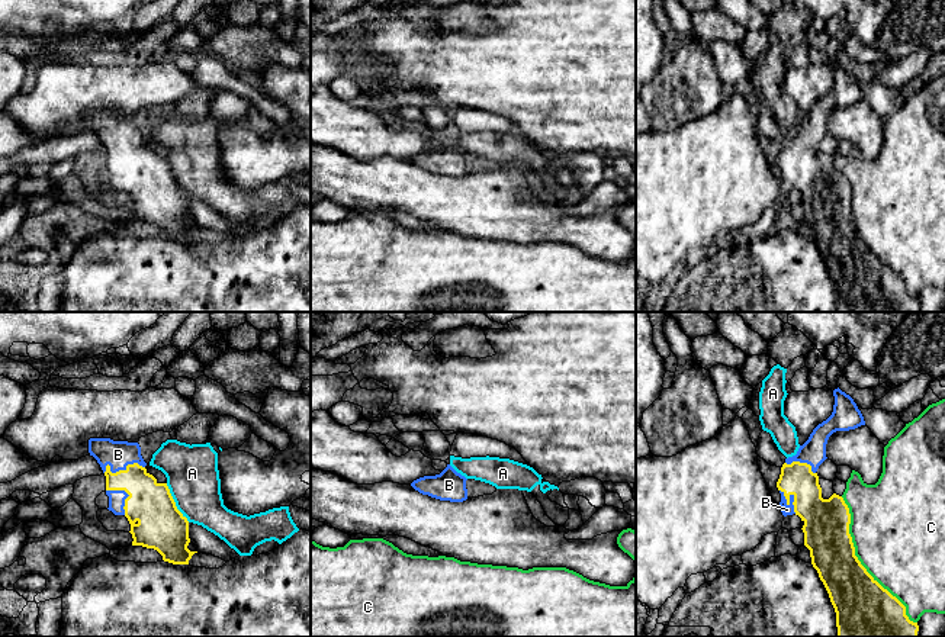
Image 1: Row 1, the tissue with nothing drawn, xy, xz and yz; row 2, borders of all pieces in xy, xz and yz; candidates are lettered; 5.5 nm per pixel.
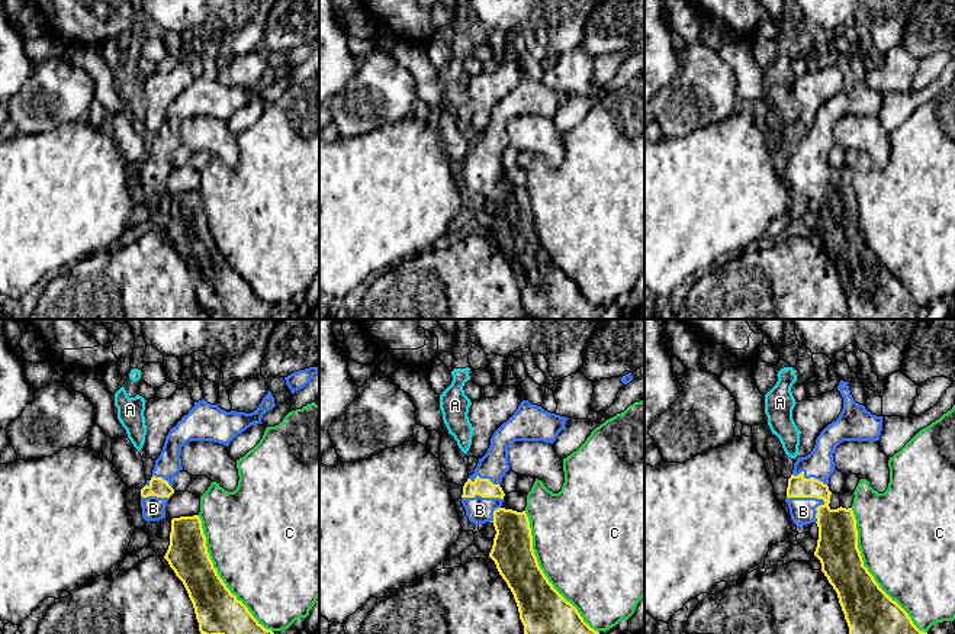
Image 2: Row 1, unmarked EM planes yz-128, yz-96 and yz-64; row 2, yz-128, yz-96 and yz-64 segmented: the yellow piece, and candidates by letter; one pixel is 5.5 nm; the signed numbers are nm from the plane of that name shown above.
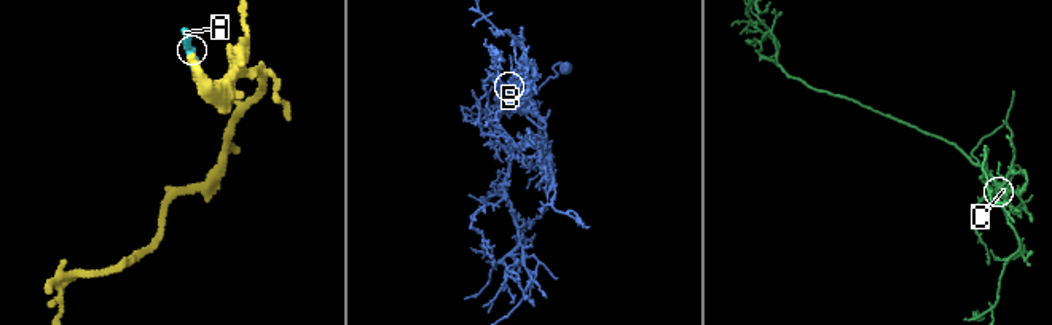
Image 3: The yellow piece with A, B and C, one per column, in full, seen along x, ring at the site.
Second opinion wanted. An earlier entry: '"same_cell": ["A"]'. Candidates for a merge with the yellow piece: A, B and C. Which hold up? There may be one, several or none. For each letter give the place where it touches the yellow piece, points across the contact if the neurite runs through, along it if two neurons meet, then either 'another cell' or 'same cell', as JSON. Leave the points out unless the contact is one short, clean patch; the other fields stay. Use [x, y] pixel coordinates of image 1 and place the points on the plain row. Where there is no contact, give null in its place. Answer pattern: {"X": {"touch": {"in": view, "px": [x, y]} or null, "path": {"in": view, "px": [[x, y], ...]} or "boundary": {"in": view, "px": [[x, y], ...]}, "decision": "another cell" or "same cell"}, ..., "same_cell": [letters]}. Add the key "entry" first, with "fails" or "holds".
{"entry": "fails", "A": {"touch": {"in": "xy", "px": [174, 177]}, "decision": "another cell"}, "B": {"touch": {"in": "xy", "px": [121, 145]}, "path": {"in": "xy", "px": [[151, 179], [121, 145], [118, 129]]}, "decision": "same cell"}, "C": {"touch": {"in": "yz", "px": [860, 237]}, "decision": "another cell"}, "same_cell": ["B"]}

